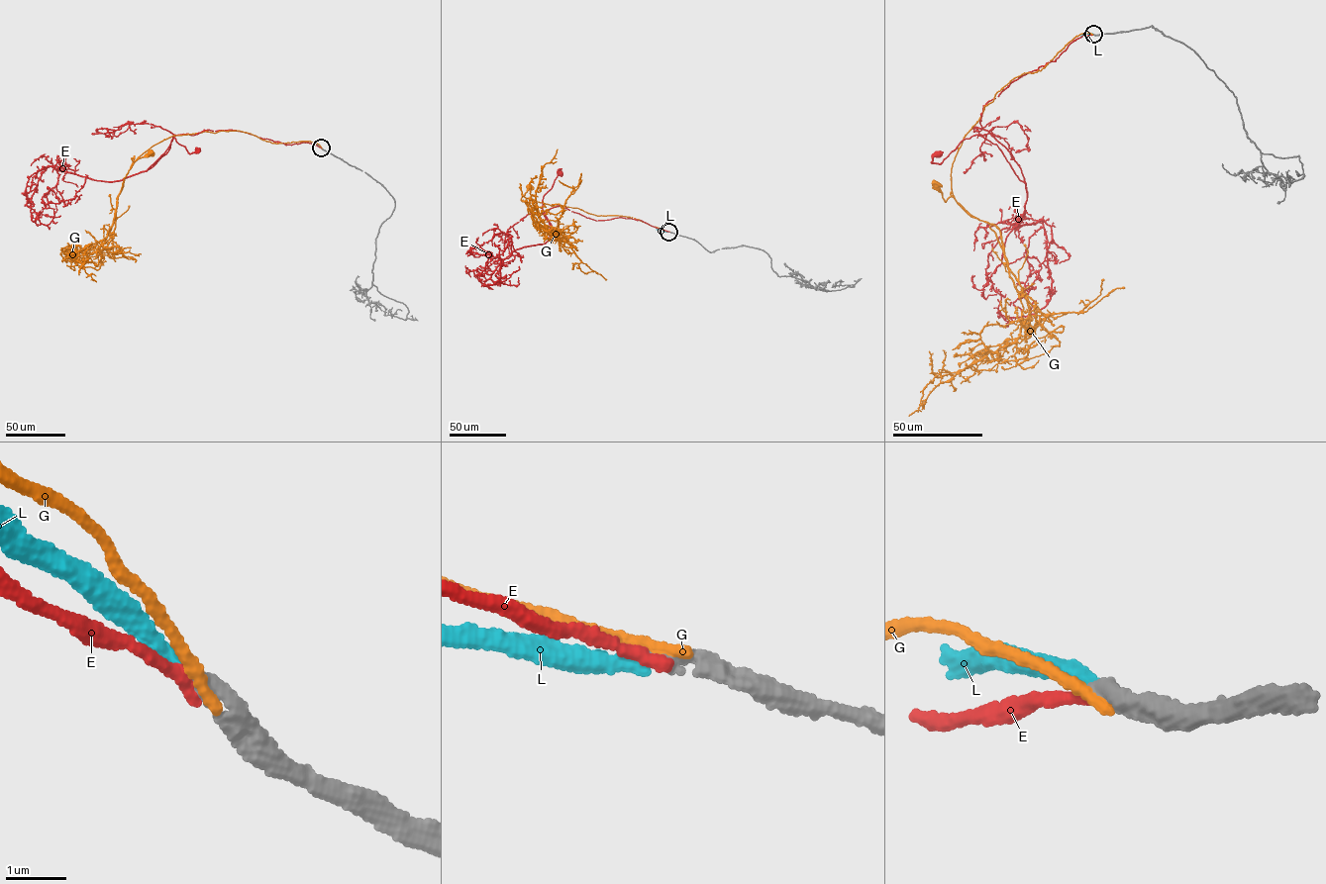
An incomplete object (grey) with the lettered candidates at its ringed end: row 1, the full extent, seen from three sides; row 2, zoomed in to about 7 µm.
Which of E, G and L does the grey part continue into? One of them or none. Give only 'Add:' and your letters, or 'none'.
Add: L

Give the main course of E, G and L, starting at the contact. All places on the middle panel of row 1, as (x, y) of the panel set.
E: (669, 232), (628, 218), (596, 221), (558, 205), (544, 213), (552, 226), (551, 239), (542, 201), (560, 172)
G: (669, 232), (632, 217), (598, 216), (528, 197), (528, 206), (521, 199), (528, 187)
L: (668, 232), (657, 229)

